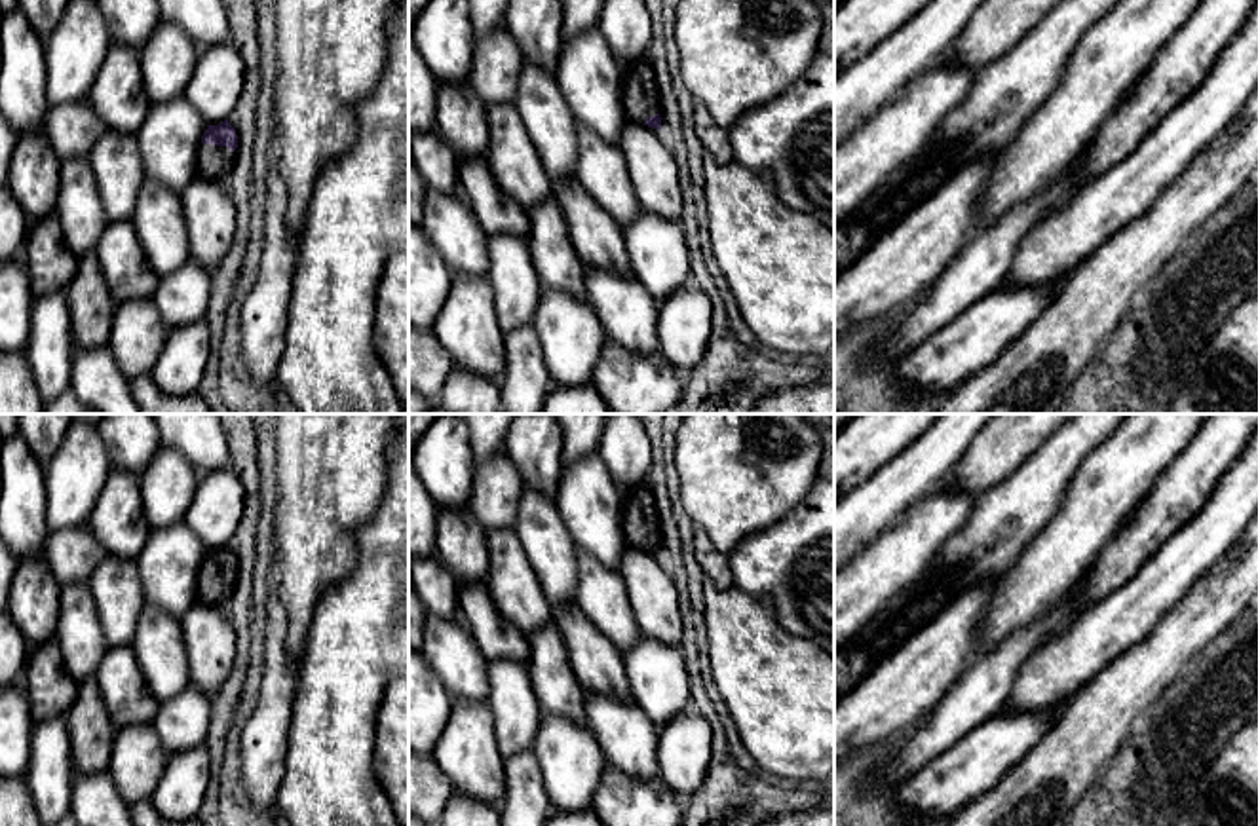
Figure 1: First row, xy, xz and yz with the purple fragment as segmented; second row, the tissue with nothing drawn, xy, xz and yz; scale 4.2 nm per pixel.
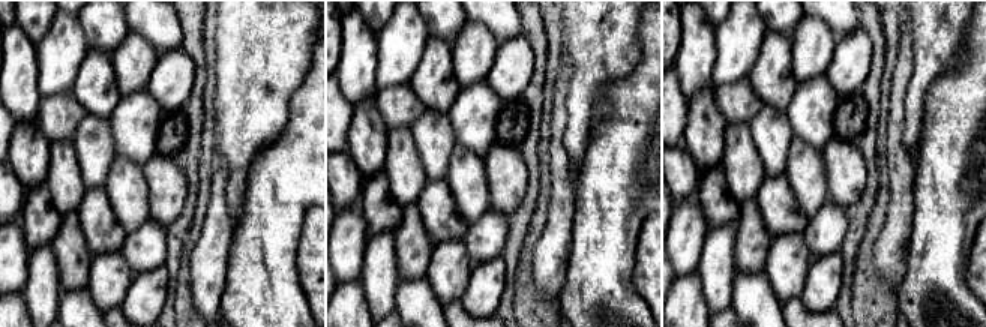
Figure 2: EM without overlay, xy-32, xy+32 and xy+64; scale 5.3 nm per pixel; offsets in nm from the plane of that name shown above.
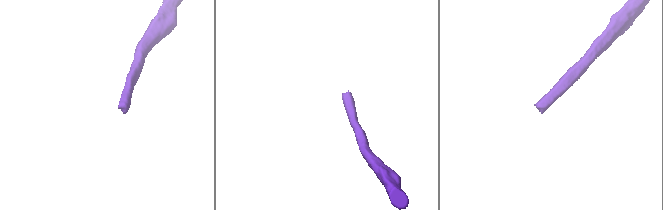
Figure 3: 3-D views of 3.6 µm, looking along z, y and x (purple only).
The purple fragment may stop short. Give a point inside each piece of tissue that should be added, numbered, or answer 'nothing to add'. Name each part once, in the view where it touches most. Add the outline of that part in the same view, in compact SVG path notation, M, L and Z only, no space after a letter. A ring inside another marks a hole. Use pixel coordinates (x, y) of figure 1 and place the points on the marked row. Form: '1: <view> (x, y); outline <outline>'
1: xy (213, 162); outline M200 144L198 175L207 178L224 178L232 167L234 152L226 146Z

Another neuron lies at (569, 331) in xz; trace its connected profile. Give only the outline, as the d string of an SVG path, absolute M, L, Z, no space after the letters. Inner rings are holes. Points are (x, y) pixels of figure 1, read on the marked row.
M542 289L532 327L555 385L593 382L606 332L587 298Z

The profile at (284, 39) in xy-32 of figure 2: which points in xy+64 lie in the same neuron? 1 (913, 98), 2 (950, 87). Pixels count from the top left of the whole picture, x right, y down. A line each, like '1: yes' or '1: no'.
1: yes
2: no

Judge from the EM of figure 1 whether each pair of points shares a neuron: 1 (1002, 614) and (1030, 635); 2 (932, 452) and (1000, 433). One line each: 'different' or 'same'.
1: different
2: different

